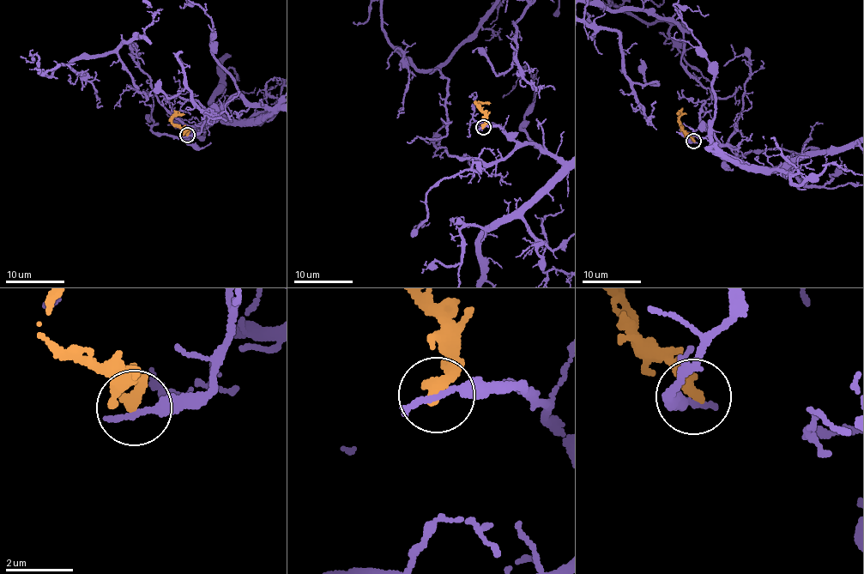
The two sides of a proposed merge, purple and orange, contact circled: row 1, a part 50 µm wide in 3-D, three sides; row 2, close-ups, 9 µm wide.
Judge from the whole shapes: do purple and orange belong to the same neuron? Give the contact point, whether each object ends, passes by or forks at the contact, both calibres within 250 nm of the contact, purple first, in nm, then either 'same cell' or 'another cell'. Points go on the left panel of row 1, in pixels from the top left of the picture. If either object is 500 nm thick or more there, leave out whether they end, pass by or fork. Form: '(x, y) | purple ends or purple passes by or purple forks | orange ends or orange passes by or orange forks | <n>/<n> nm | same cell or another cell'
(187, 135) | purple ends | orange ends | 240/360 nm | another cell

